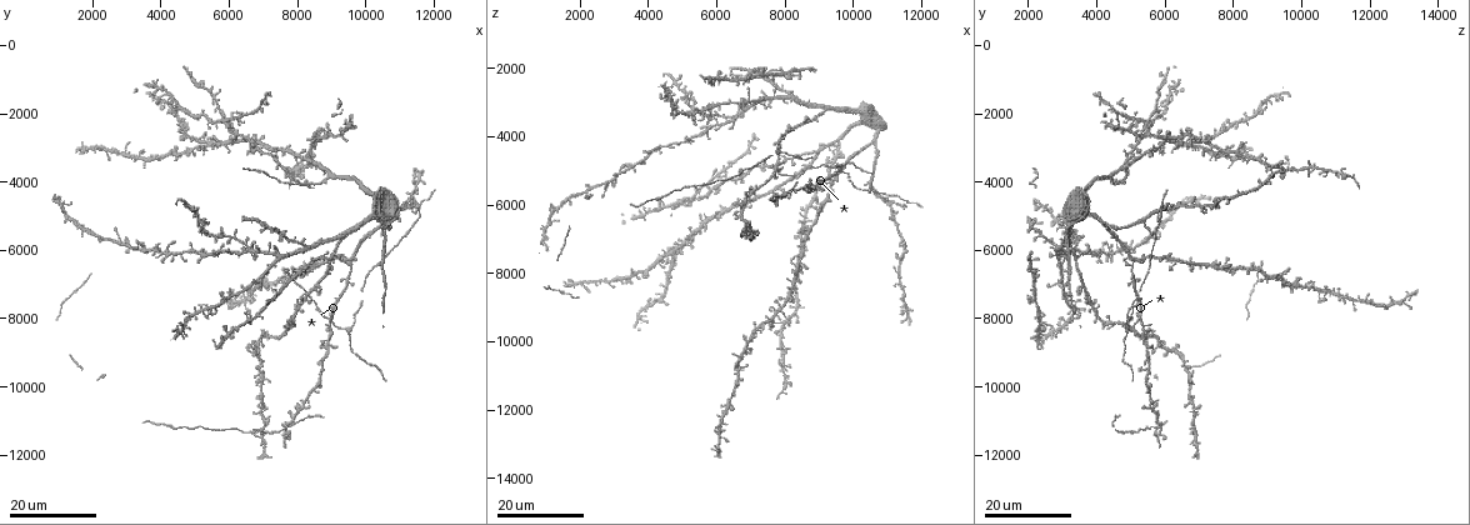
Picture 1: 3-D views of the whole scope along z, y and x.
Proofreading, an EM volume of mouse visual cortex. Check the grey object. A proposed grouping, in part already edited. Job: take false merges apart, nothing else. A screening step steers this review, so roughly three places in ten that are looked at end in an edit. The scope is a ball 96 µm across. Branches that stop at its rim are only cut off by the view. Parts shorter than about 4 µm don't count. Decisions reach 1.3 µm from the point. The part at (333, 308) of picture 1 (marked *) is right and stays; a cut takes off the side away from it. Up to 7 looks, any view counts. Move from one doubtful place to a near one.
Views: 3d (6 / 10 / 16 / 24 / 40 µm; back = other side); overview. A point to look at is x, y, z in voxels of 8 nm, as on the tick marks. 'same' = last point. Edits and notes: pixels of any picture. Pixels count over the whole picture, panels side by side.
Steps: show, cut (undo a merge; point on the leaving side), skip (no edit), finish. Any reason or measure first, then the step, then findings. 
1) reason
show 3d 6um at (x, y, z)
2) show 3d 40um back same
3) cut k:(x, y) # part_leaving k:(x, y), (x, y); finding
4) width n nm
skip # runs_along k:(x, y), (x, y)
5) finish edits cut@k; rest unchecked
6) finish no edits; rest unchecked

thin arm on a thick one
show 3d 24um at (9500, 8300, 4800)

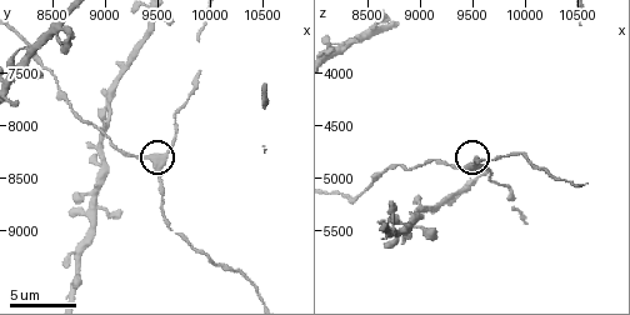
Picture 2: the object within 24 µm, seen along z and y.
show 3d 10um at (9480, 8360, 4900)

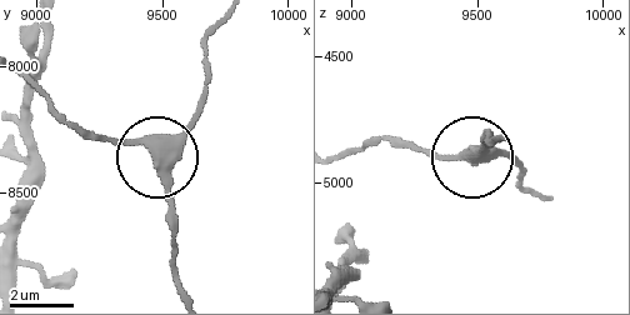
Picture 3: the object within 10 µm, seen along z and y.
width 370 nm
skip # all the same cell

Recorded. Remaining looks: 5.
three arms meet
show 3d 24um at (8200, 10600, 5500)

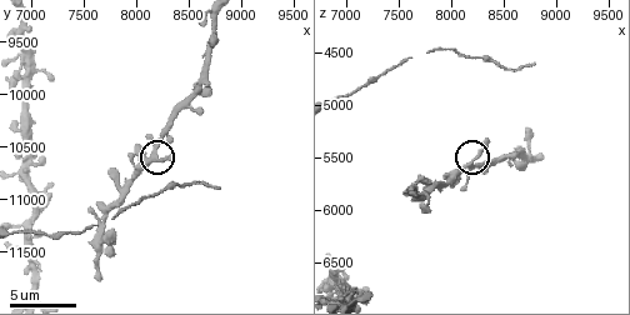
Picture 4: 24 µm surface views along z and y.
show 3d 10um at (8160, 10640, 5580)

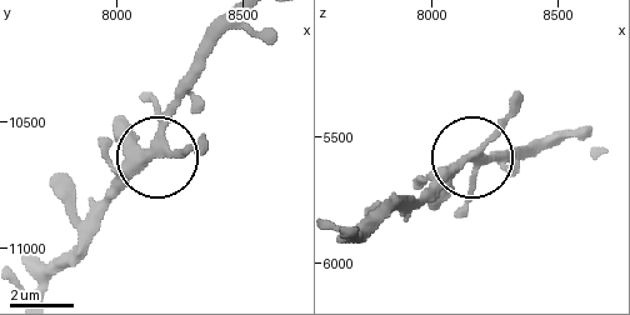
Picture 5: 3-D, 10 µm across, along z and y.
arms 3
skip # one cell here

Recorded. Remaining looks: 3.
branch point
show 3d 16um at (11600, 4700, 5900)

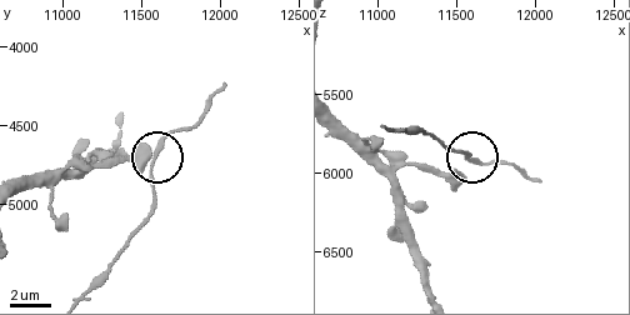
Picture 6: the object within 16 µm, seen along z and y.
closer look
show 3d 6um same

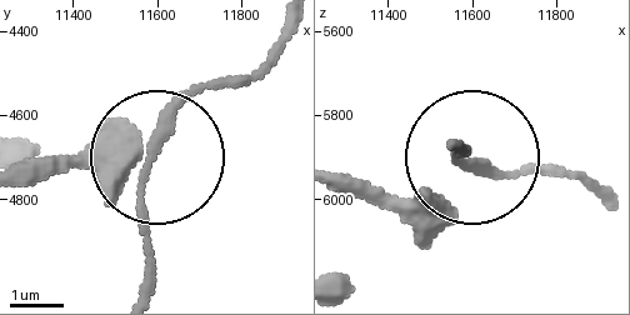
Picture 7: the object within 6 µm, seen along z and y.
width 140 nm
skip # runs_along 7:(23, 175), (153, 158), (198, 95), (274, 45); all the same cell

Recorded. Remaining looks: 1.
finish no edits; rest unchecked

